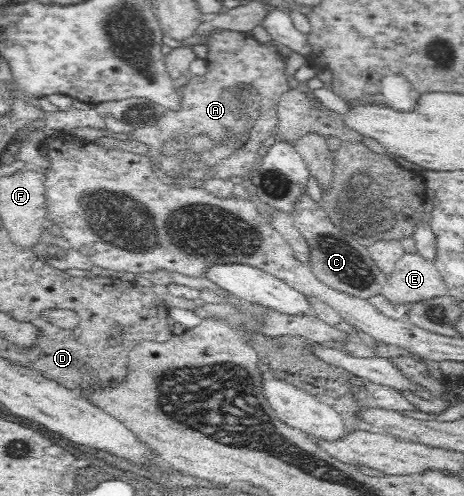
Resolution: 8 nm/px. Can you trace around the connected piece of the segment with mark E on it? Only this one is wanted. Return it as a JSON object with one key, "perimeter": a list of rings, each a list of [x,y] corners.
{"perimeter":[[[405,251],[397,260],[393,272],[384,278],[380,294],[393,303],[407,305],[448,295],[447,286],[440,282],[439,269],[417,251]]]}

